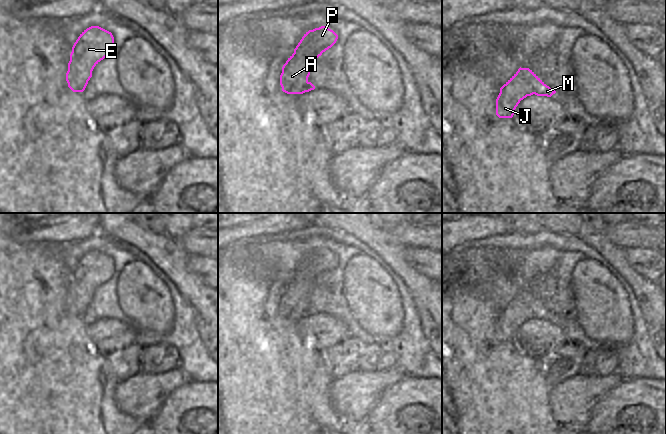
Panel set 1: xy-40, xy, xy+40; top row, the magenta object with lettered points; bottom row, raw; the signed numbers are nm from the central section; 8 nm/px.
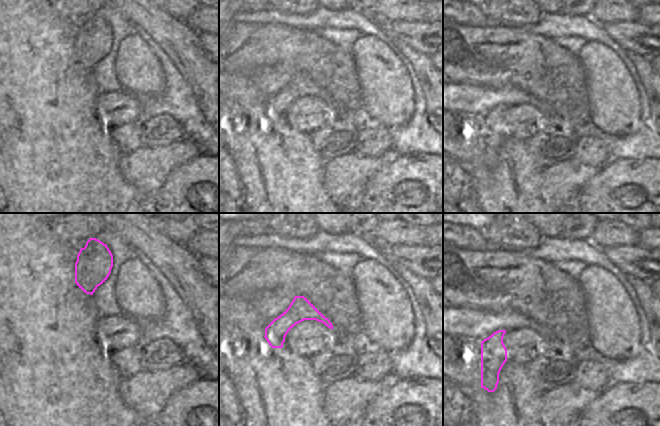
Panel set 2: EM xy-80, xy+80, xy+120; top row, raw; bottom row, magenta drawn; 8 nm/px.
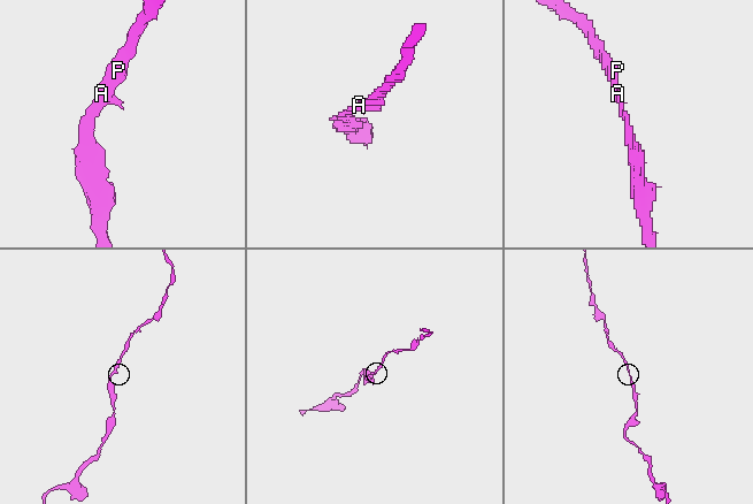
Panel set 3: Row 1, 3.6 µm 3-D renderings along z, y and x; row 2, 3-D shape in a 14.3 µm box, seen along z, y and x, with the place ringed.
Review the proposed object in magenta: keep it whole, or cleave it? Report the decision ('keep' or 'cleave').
keep

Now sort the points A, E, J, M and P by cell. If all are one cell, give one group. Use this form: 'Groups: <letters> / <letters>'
Groups: A E J M P.

